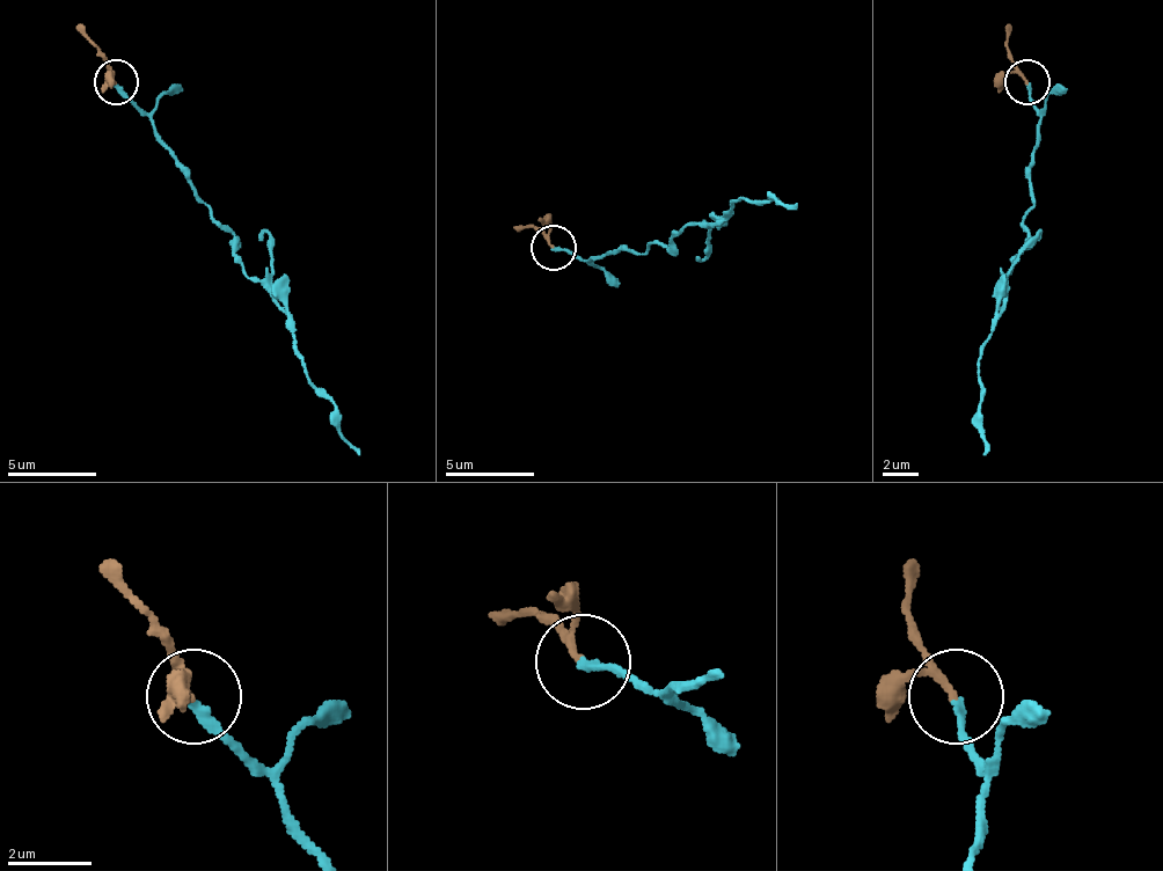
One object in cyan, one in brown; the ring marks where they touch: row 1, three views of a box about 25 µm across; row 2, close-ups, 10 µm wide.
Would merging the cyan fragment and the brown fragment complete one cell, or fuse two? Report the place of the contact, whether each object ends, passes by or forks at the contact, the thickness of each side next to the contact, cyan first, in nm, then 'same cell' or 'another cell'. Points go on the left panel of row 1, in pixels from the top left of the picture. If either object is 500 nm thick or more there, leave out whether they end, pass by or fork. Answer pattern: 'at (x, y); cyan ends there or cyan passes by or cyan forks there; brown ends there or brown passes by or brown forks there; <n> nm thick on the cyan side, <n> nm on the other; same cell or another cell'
at (116, 82); cyan ends there; brown passes by; 200 nm thick on the cyan side, 130 nm on the other; same cell

